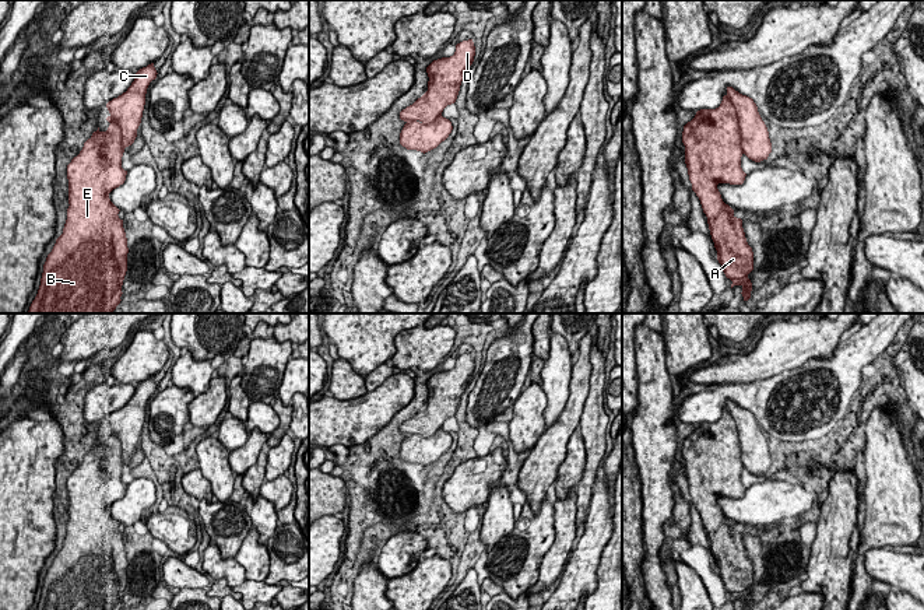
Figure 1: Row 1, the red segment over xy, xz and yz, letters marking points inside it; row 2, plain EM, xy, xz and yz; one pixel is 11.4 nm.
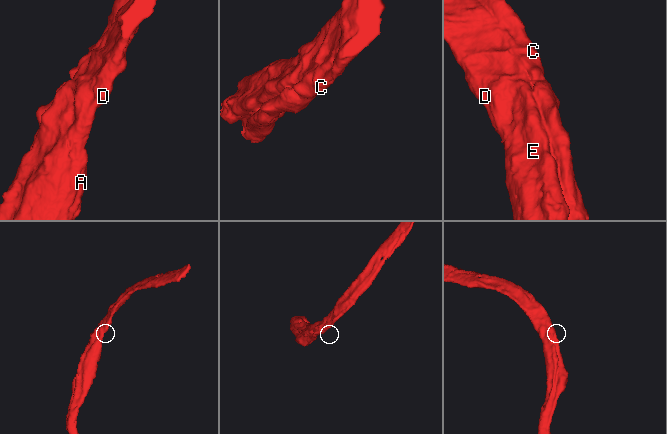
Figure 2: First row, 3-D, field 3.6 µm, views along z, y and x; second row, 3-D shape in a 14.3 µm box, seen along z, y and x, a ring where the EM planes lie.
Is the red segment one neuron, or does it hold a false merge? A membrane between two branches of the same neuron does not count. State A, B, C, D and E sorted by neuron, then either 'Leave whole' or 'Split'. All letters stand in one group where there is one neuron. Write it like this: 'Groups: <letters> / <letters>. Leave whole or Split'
Groups: A B C D E. Leave whole

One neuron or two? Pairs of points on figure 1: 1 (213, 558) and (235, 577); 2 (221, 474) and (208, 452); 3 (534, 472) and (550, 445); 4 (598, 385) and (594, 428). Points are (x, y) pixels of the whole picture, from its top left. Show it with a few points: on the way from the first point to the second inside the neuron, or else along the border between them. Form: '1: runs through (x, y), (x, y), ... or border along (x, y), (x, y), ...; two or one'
1: runs through (218, 564), (229, 571); one
2: runs through (217, 469), (213, 458); one
3: runs through (541, 465), (550, 452); one
4: runs through (594, 396), (594, 417); one

